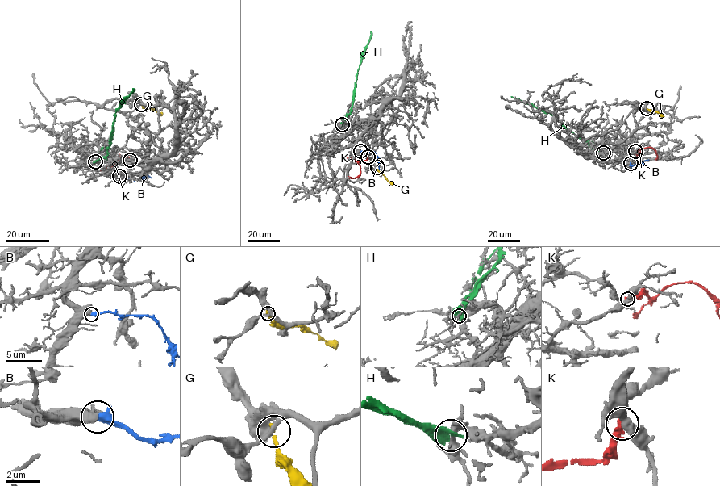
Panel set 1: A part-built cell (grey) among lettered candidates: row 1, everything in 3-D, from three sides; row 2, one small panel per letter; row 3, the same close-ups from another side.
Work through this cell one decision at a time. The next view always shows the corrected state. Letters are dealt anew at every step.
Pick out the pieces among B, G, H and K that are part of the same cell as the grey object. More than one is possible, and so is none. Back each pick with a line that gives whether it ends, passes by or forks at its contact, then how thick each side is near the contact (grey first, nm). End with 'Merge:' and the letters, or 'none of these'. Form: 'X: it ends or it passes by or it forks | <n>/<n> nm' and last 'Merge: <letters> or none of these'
B: it ends | 440/550 nm
Merge: B

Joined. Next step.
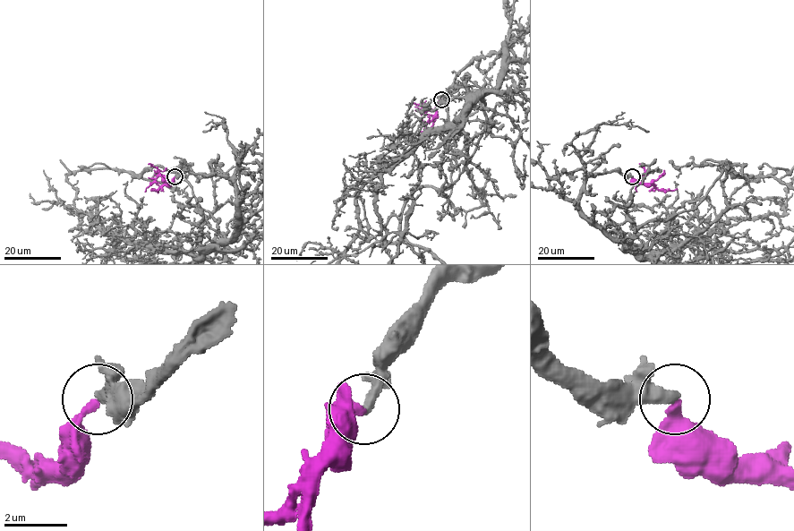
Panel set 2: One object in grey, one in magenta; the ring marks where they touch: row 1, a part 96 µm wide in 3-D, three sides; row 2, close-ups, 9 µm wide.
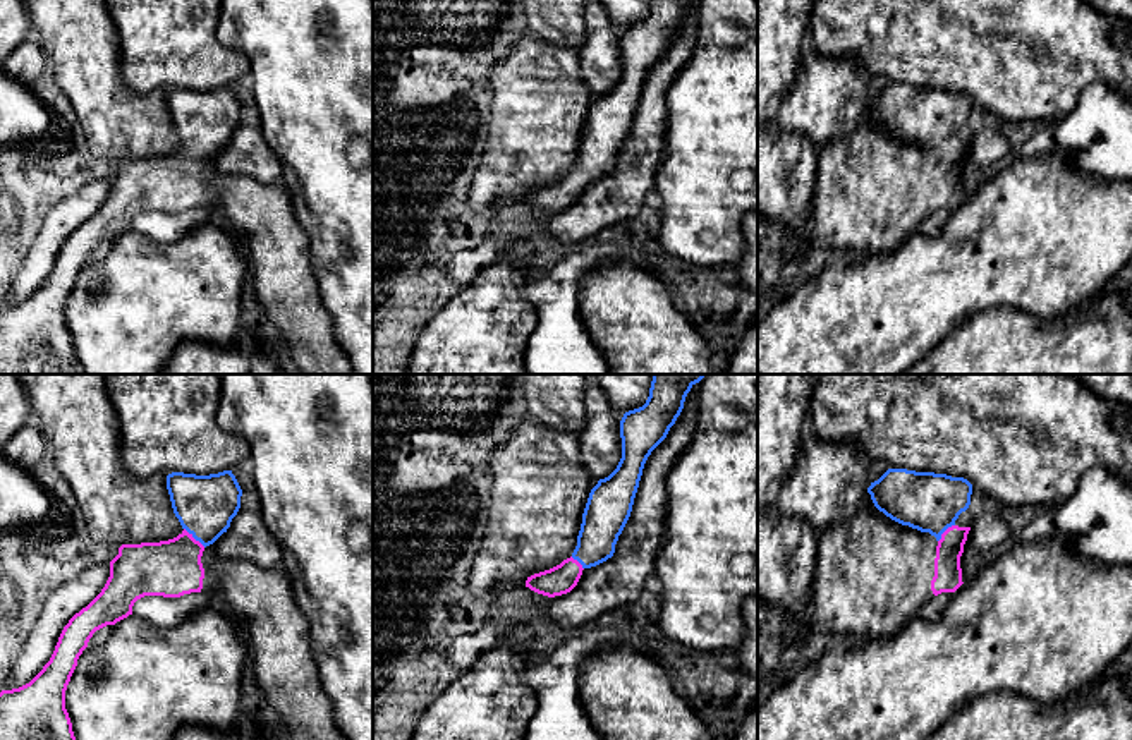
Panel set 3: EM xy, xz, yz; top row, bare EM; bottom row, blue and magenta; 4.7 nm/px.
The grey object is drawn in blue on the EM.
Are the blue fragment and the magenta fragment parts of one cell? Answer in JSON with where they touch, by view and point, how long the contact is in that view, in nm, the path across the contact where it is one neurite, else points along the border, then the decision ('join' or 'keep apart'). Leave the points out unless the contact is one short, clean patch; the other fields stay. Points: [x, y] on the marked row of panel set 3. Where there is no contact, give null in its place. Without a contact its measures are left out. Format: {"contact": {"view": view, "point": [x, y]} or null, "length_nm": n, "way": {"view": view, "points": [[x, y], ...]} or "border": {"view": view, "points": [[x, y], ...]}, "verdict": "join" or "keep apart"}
{"contact": {"view": "xy", "point": [194, 538]}, "length_nm": 140, "way": {"view": "xy", "points": [[205, 505], [203, 526], [194, 538], [170, 569]]}, "verdict": "join"}

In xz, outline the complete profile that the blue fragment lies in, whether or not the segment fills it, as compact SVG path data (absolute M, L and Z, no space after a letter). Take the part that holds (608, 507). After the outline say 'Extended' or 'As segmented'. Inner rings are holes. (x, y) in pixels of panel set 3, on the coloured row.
M653 374L646 403L625 412L620 421L622 458L617 469L591 489L572 556L527 577L526 587L548 597L567 594L577 585L584 568L613 556L648 457L666 438L687 393L704 376Z. Extended

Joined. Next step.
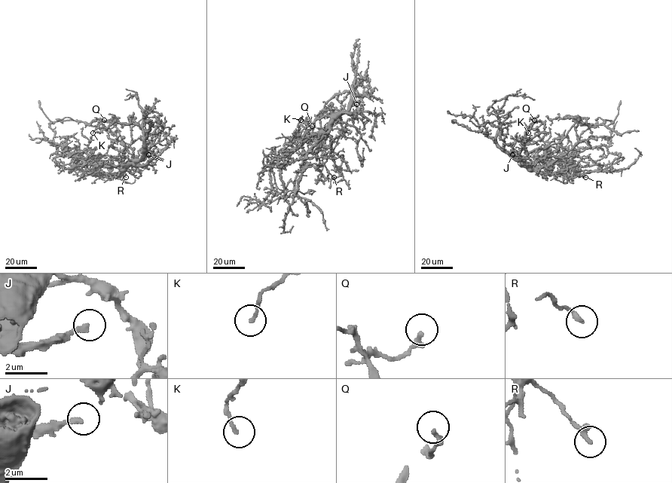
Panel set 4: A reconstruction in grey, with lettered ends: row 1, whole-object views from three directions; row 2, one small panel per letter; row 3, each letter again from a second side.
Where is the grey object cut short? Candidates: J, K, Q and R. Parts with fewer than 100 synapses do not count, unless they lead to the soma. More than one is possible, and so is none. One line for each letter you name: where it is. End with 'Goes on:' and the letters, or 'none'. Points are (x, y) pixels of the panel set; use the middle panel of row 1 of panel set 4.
J: at (356, 104)
Goes on: J

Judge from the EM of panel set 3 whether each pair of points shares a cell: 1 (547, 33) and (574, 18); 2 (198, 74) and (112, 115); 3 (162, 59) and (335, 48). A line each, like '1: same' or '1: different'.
1: same
2: different
3: different

